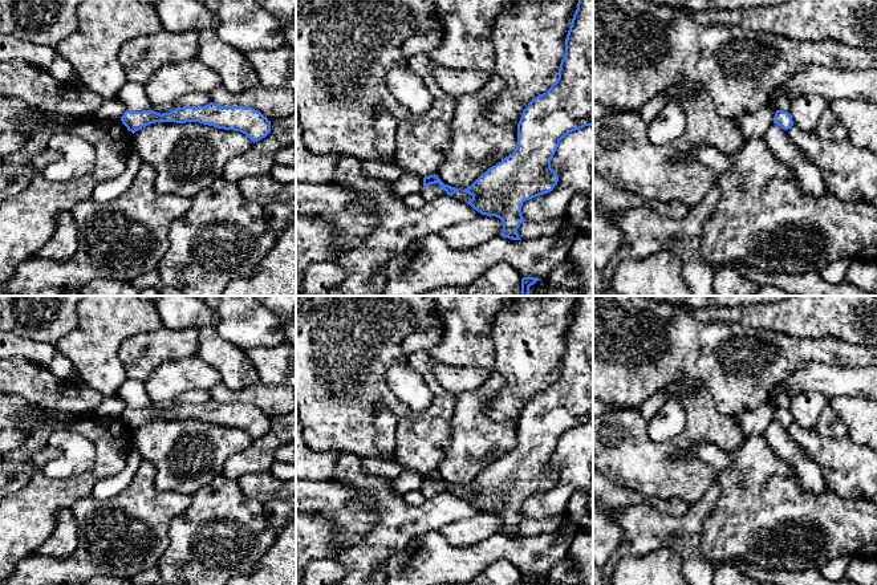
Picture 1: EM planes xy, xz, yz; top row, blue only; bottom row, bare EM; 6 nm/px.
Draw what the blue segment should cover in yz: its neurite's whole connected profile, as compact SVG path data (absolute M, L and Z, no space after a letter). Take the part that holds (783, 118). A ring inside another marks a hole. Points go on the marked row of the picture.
M776 110L774 123L781 126L784 130L788 130L793 126L792 115L788 111Z

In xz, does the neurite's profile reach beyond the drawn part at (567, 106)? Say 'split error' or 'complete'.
complete

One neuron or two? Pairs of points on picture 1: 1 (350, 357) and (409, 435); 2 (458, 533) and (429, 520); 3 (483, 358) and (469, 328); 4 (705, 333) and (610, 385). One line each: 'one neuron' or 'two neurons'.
1: two neurons
2: two neurons
3: one neuron
4: one neuron

